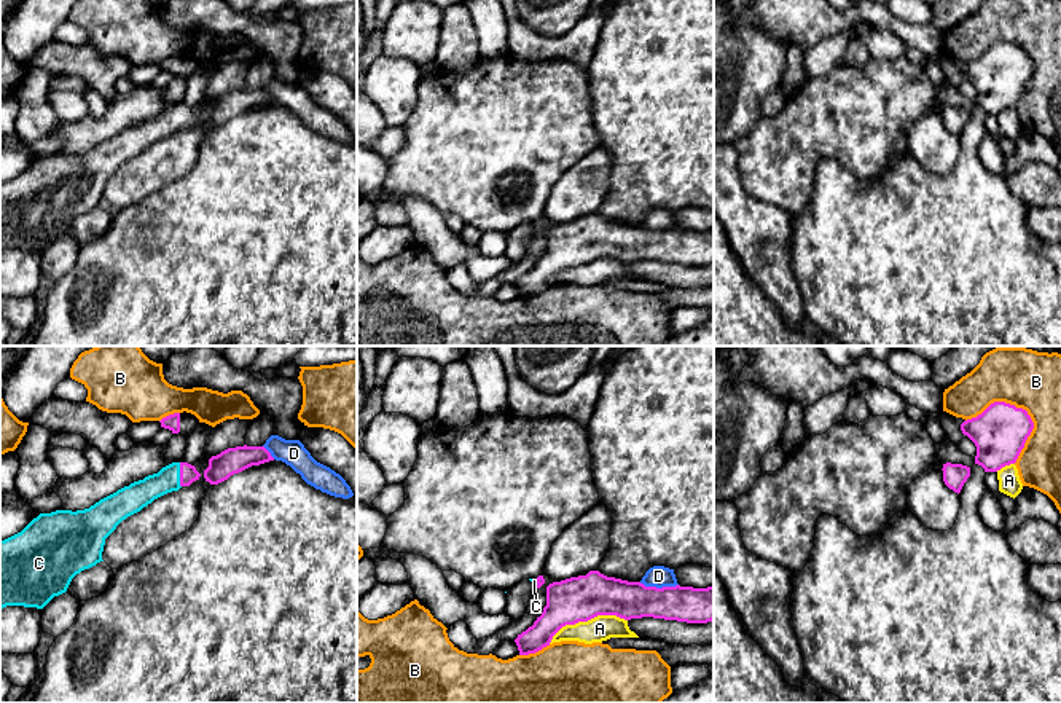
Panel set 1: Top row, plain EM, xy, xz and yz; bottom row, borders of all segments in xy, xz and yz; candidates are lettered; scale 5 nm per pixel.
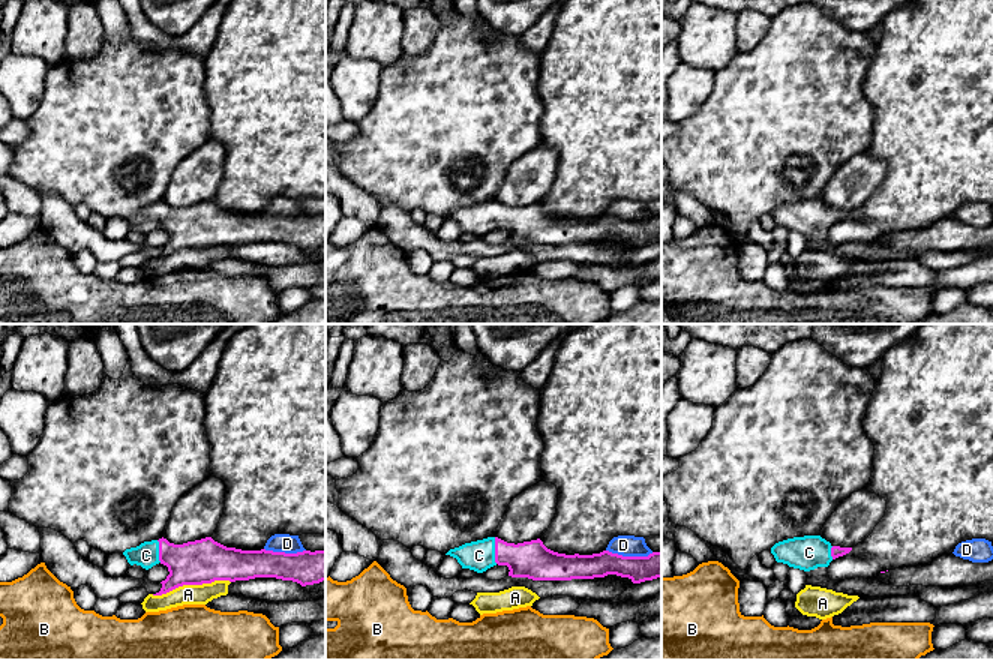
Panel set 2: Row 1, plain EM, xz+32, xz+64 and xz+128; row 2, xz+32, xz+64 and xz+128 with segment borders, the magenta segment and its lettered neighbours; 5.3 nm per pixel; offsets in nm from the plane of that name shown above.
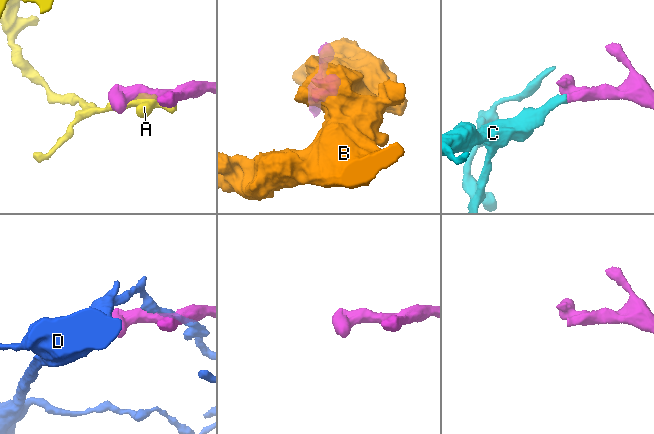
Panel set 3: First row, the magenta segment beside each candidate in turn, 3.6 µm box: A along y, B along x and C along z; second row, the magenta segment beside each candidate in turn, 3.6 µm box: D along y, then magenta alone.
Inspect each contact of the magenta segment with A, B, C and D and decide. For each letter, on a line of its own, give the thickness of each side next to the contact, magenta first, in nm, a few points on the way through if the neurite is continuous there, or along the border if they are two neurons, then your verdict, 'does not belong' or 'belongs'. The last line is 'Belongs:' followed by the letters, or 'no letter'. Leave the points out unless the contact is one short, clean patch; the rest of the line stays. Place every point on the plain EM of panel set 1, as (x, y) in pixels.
A: calibres 220 and 130 nm; does not belong
B: calibres 280 and 280 nm; does not belong
C: calibres 90 and 140 nm; belongs
D: calibres 190 and 110 nm; does not belong
Belongs: C

